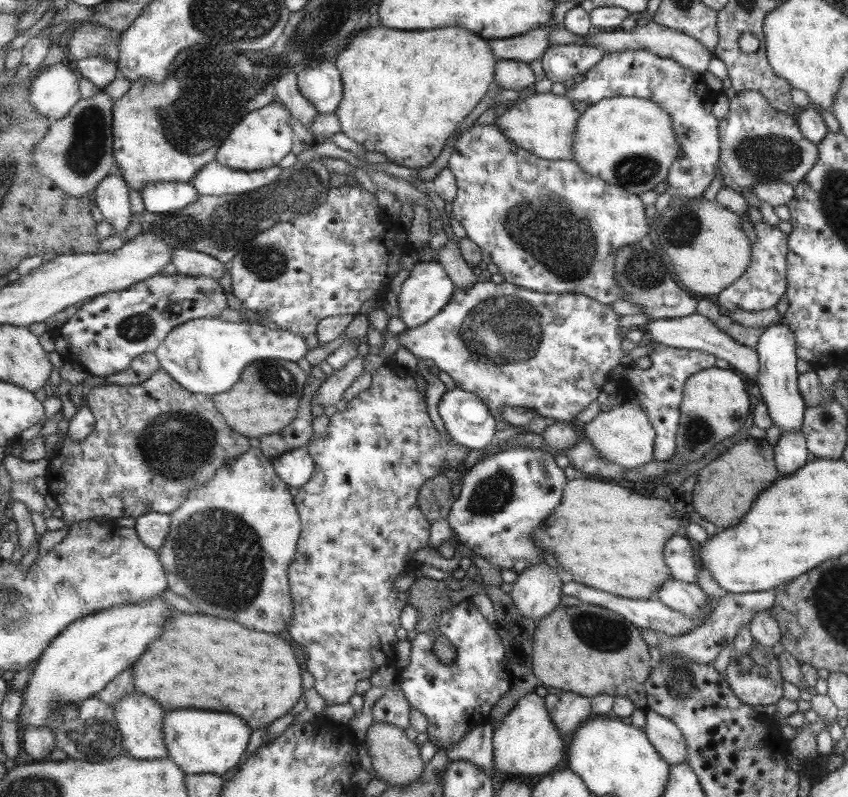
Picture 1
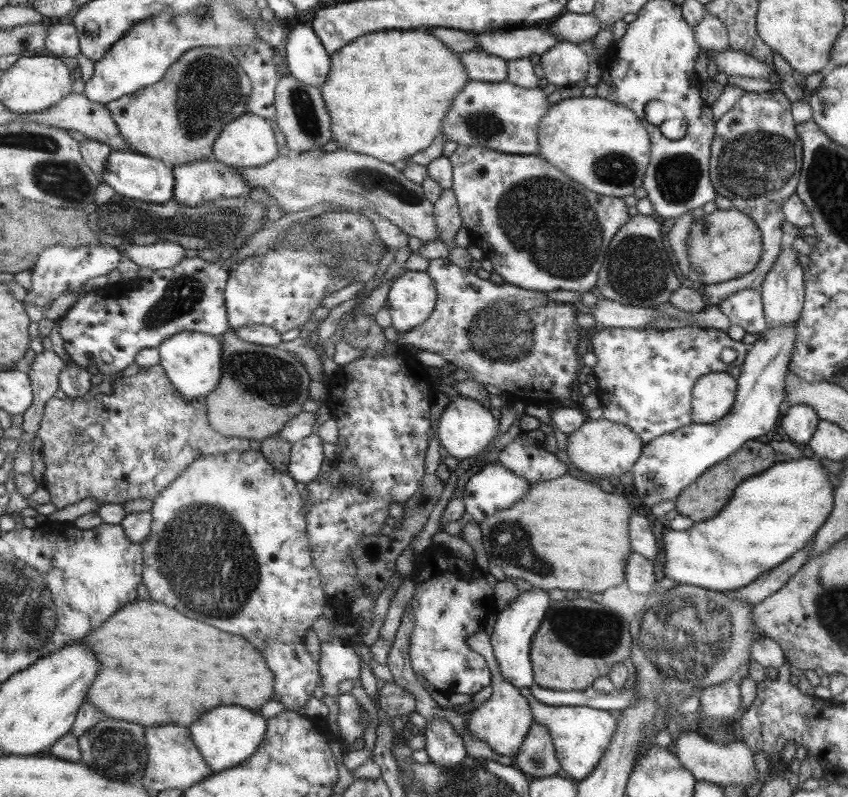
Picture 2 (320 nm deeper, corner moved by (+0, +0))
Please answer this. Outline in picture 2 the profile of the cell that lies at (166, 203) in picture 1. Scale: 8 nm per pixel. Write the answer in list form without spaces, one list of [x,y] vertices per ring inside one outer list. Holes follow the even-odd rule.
[[[113,151],[107,158],[103,180],[123,196],[148,203],[166,204],[175,196],[176,178],[173,167],[163,161],[136,152]]]

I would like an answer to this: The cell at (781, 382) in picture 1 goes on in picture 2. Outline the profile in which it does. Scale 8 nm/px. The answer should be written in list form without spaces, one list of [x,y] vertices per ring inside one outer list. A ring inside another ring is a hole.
[[[791,245],[781,249],[775,262],[765,274],[761,286],[761,296],[764,298],[764,315],[767,329],[771,327],[794,326],[804,301],[804,270],[797,263],[798,253]]]

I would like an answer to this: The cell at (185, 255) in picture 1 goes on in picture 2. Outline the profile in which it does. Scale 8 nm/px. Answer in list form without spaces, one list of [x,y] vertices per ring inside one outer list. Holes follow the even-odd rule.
[[[159,240],[150,245],[129,243],[121,254],[127,256],[139,267],[153,268],[158,271],[173,268],[179,264],[183,258],[187,257],[185,251],[186,248],[179,243]]]

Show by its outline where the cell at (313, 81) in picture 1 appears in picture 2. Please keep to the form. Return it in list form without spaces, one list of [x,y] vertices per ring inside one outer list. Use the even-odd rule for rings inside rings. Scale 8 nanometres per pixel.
[[[301,21],[299,25],[289,29],[282,50],[286,57],[288,73],[291,76],[302,83],[317,88],[322,85],[329,70],[330,56],[320,43],[320,38],[316,35],[316,32],[313,32],[312,26],[305,26]]]

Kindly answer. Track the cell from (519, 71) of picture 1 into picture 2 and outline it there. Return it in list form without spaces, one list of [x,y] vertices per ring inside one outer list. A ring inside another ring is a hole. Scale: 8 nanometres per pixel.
[[[481,49],[458,53],[460,63],[464,65],[468,80],[484,83],[505,81],[507,72],[506,60]]]

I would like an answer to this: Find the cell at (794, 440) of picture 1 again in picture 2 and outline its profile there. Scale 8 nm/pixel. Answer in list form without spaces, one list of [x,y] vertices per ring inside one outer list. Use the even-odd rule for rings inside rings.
[[[794,404],[781,418],[780,433],[785,440],[799,446],[801,443],[807,442],[815,433],[819,420],[809,405]]]

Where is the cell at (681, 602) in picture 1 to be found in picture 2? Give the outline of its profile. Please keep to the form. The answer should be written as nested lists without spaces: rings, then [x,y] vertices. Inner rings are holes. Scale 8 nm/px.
[[[629,551],[625,557],[624,581],[628,589],[637,594],[646,595],[658,588],[652,560],[641,556],[641,553]]]

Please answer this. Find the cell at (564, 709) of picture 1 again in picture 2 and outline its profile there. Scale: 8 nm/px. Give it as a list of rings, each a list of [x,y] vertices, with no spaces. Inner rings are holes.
[[[533,722],[519,750],[513,756],[514,766],[535,779],[557,774],[557,761],[558,757],[546,728]]]

